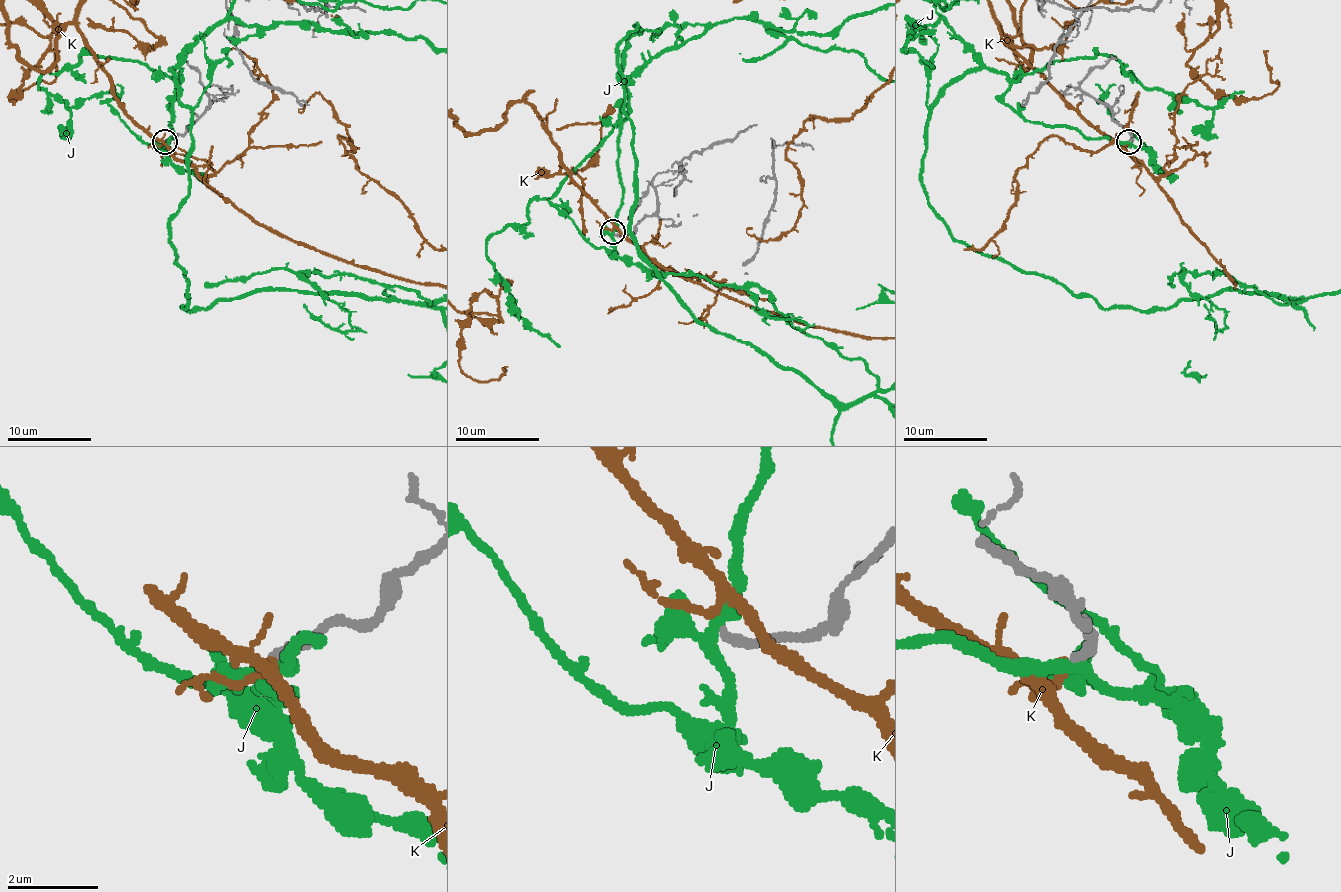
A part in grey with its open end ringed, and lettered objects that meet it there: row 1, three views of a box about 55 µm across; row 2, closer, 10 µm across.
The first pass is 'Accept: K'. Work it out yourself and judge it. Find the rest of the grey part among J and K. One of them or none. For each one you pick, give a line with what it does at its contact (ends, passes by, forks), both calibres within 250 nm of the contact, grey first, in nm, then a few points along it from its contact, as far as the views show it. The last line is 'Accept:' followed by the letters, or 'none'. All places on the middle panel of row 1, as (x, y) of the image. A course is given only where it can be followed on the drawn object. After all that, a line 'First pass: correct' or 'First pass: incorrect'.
K: it forks; calibres 220 and 180 nm
Accept: K
First pass: correct

